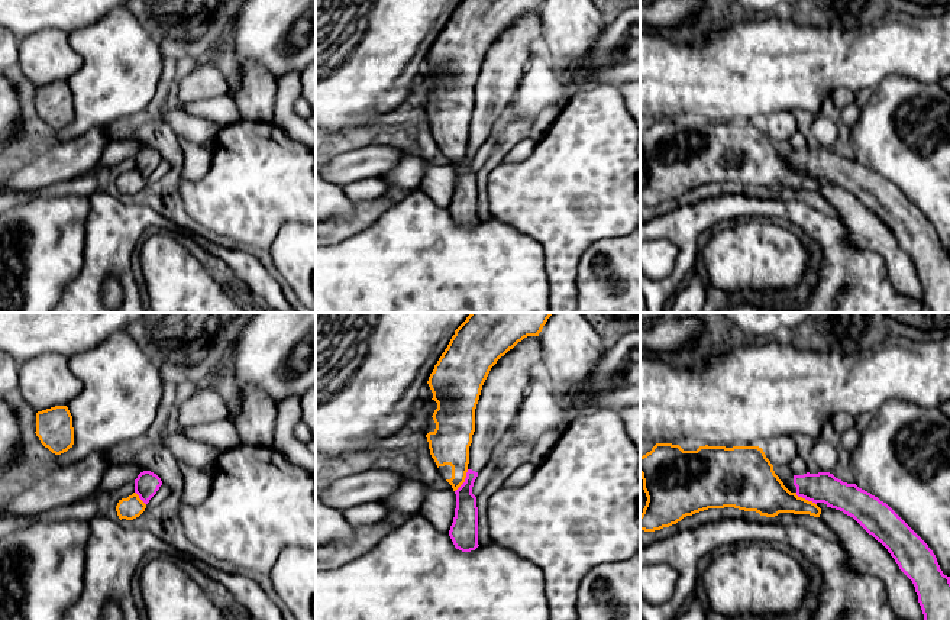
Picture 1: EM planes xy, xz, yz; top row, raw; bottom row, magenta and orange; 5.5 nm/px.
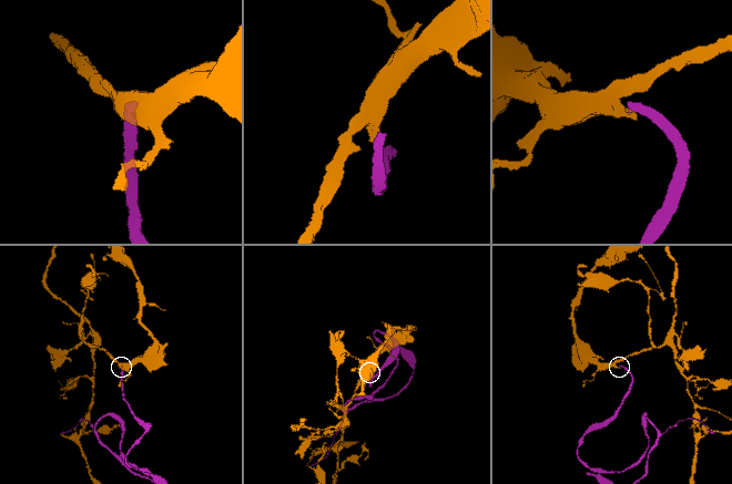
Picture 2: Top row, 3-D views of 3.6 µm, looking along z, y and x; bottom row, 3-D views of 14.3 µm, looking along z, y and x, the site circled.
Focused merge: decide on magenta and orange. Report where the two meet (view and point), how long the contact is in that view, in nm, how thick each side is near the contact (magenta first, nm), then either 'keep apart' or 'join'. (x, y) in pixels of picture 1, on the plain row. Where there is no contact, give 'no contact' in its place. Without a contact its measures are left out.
meets magenta in xz at (465, 157); contact 150 nm long; 140 nm thick on the magenta side, 220 nm on the other; keep apart

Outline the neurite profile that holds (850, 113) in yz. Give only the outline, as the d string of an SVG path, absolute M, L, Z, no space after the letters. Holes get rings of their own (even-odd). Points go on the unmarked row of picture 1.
M850 103L844 109L841 109L841 119L849 129L856 123L859 116L860 107L856 103Z

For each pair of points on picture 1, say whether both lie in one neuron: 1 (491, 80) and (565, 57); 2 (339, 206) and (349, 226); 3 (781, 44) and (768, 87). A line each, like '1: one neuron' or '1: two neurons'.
1: two neurons
2: two neurons
3: one neuron

